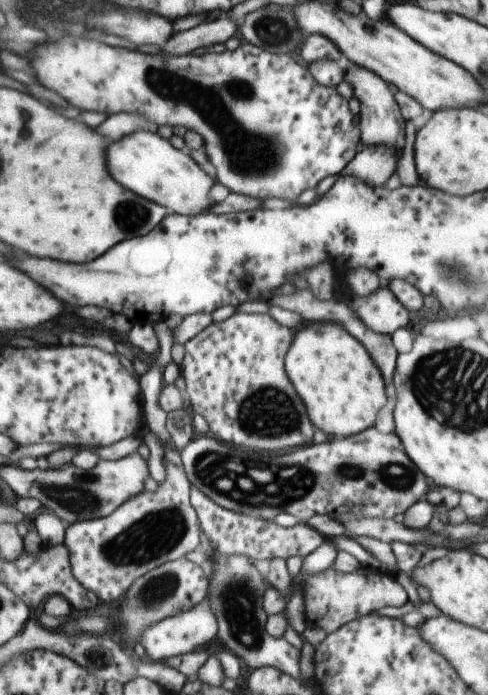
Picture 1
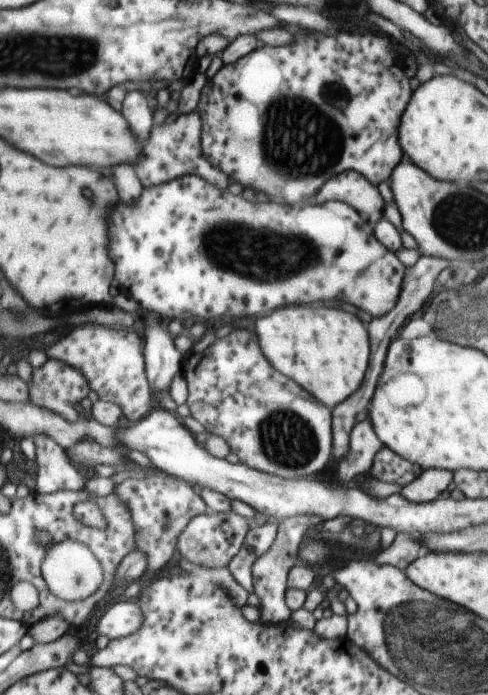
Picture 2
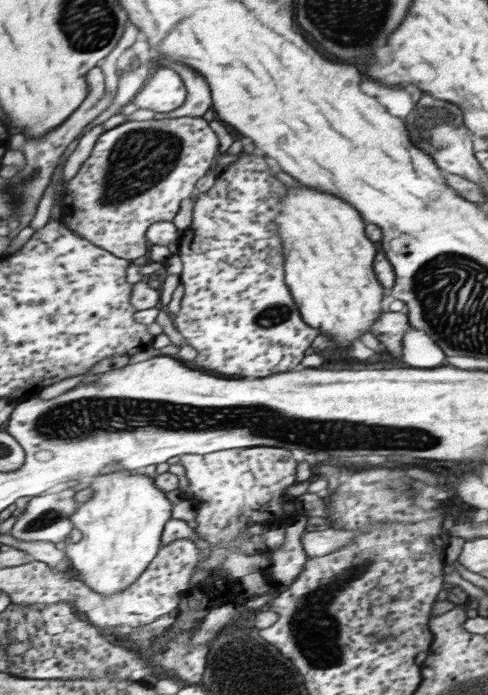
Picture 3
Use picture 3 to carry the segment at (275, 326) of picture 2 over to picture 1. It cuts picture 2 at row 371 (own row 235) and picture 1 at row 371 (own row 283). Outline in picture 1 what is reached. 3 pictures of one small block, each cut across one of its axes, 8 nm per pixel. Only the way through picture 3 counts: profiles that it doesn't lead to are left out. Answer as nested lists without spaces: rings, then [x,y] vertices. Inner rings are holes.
[[[313,322],[295,332],[295,342],[291,342],[291,350],[286,353],[287,374],[291,374],[291,382],[295,382],[294,390],[299,390],[299,398],[303,398],[311,426],[319,428],[333,439],[353,436],[371,426],[375,412],[385,404],[385,388],[382,372],[356,338],[347,334],[339,324]]]

